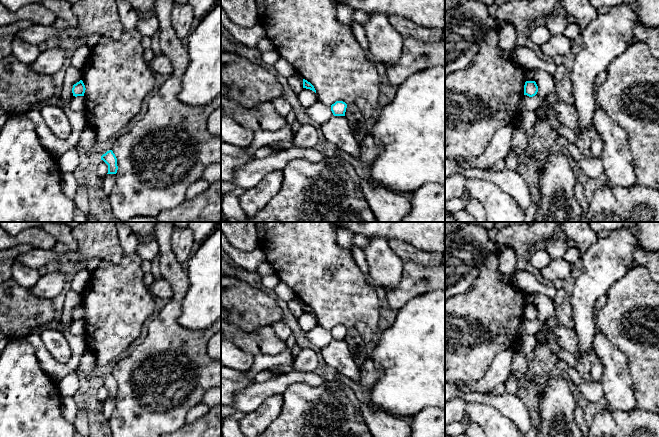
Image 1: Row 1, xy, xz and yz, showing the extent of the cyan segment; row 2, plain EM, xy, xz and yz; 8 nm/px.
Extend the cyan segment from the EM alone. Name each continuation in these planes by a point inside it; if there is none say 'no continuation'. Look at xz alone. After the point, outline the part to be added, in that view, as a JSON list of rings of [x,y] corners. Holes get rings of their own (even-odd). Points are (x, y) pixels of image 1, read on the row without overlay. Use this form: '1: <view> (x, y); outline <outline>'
no continuation

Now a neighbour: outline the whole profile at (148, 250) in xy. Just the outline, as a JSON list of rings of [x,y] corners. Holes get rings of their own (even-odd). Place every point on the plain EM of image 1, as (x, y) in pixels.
[[[150,238],[147,241],[139,241],[138,255],[144,261],[153,261],[159,256],[159,245],[156,239]]]

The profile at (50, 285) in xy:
[[[63,272],[43,273],[40,280],[30,290],[39,297],[54,300],[69,285]]]

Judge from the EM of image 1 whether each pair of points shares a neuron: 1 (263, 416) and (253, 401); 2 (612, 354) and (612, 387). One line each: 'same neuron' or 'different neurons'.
1: different neurons
2: same neuron

